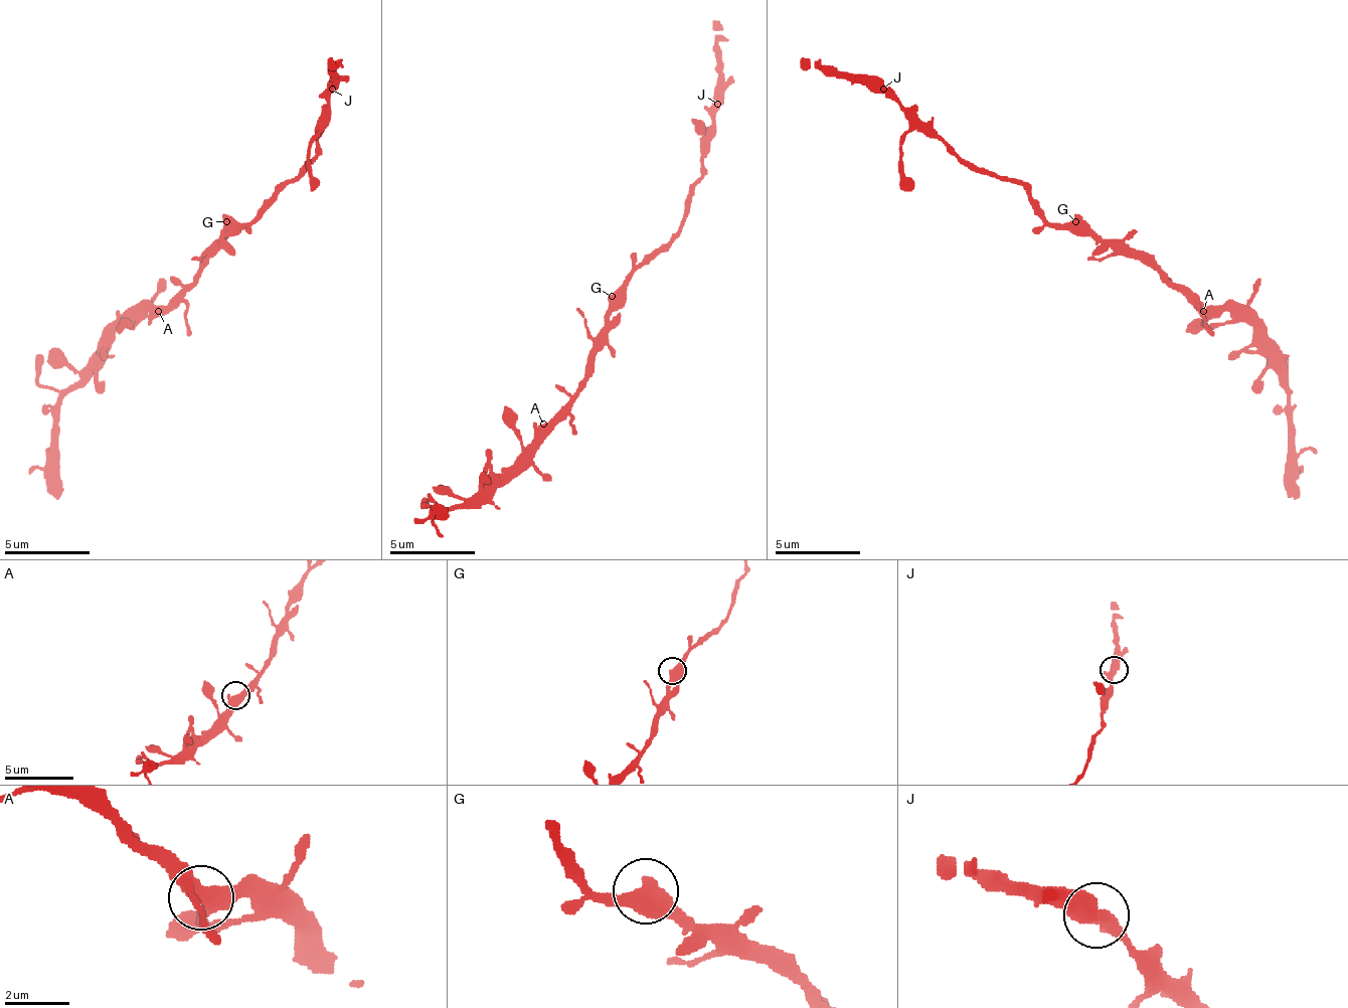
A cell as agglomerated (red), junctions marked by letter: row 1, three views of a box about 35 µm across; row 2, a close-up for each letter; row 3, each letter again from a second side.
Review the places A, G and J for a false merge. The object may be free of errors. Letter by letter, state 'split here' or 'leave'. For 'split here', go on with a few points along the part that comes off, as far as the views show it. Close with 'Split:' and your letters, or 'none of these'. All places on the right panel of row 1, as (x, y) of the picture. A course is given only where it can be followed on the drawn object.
A: leave
G: leave
J: leave
Split: none of these

